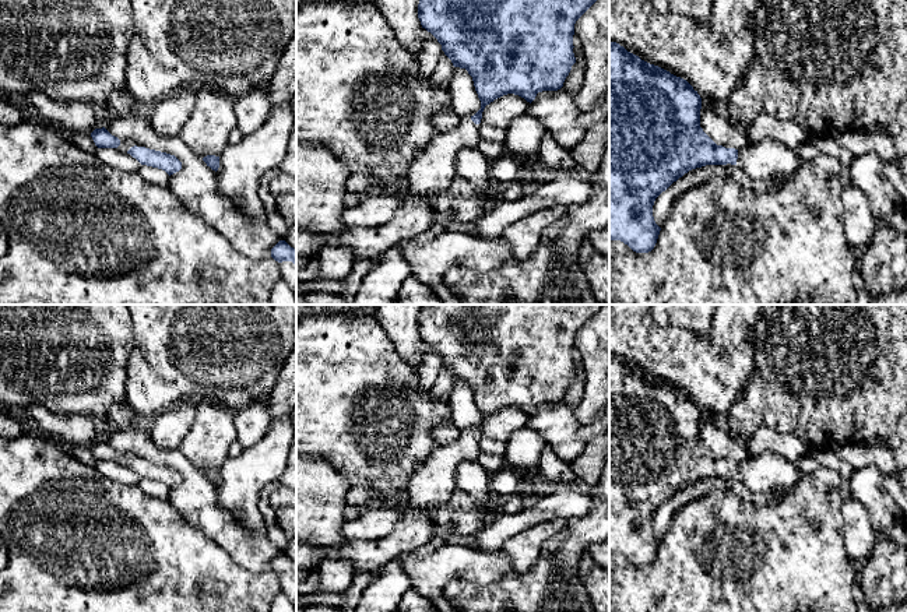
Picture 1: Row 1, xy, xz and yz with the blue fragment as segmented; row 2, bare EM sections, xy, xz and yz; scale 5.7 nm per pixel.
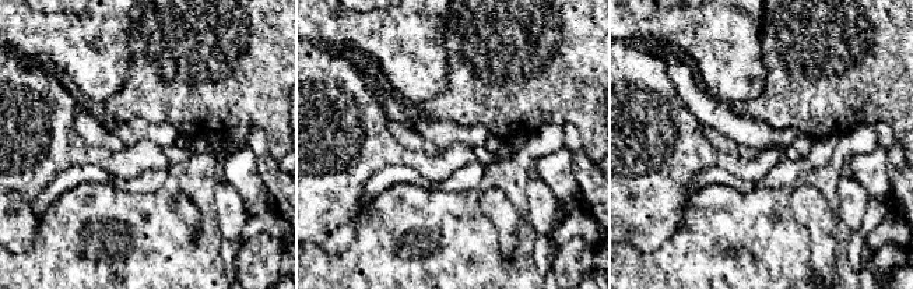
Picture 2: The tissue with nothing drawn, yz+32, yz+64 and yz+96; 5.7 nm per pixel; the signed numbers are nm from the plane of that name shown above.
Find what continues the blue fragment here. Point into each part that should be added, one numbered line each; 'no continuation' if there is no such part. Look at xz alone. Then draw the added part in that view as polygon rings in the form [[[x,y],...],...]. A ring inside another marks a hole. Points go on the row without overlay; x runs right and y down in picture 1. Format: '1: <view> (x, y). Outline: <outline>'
no continuation

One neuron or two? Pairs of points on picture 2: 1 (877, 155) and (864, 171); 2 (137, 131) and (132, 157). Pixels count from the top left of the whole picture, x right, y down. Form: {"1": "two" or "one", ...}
{"1": "one", "2": "two"}

